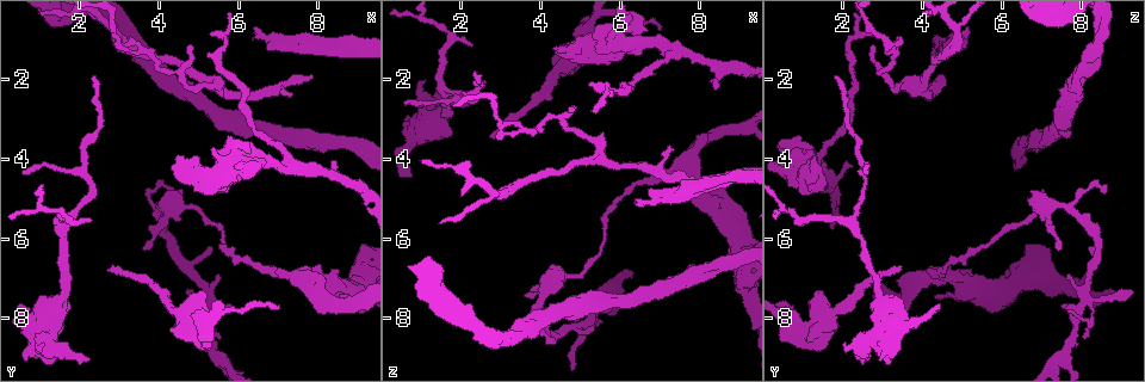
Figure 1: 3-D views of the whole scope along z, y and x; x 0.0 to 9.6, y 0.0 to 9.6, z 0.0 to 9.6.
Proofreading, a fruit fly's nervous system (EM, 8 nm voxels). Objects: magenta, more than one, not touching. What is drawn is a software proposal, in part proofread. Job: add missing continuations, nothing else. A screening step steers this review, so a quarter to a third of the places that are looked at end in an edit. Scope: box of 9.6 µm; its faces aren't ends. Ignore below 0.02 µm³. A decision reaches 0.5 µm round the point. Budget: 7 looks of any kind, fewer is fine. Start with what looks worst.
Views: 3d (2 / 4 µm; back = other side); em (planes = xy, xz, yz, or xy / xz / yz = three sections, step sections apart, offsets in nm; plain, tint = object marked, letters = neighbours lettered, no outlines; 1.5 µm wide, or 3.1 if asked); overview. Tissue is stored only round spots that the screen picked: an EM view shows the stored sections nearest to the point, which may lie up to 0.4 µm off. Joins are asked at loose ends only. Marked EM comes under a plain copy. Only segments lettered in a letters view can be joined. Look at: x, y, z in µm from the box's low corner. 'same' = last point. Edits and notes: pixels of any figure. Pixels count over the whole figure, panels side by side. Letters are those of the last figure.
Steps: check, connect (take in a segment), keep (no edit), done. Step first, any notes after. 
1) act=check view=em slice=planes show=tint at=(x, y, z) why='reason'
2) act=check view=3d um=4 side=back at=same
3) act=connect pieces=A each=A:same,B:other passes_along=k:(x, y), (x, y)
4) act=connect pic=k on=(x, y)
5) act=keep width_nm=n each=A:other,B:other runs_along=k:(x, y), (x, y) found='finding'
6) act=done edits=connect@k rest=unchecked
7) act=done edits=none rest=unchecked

act=check view=3d um=2 at=(2.20, 8.95, 2.55) why='branch stops here'

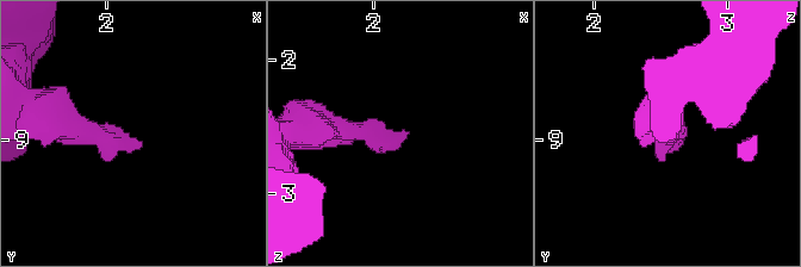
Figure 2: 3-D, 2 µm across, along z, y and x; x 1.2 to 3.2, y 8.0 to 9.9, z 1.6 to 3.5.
act=check view=em slice=xy step=8 show=letters at=(2.24, 9.00, 2.52)

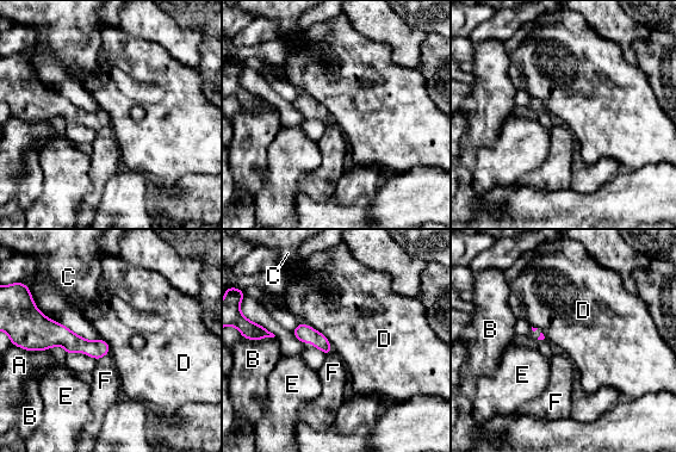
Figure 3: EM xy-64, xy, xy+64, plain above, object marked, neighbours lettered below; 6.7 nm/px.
act=check view=em slice=planes show=letters at=same

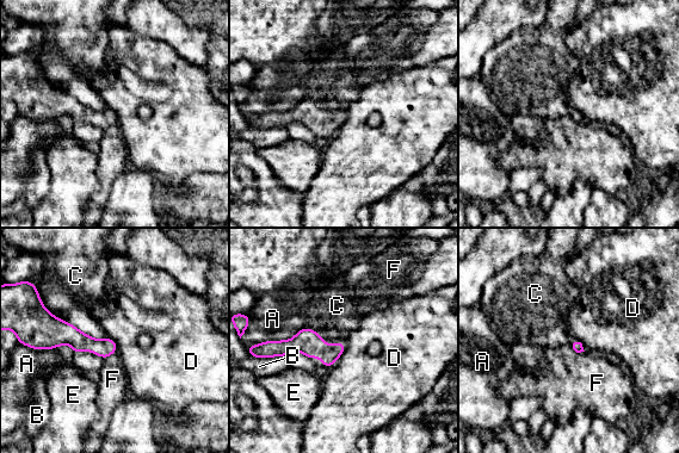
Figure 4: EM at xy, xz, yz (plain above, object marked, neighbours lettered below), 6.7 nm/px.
act=connect pieces=F longest_contact=A:300nm each=A:other,B:other,C:other,D:other,E:other,F:same passes_along=4:(79, 341), (107, 355), (112, 379) found='it goes on there'

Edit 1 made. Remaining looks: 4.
act=check view=3d um=4 side=back at=(4.30, 4.90, 8.60) why='branch stops here'

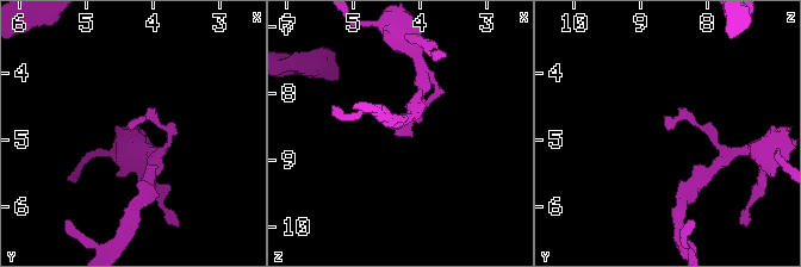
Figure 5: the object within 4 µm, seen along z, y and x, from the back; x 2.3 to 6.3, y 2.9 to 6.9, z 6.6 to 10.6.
act=check view=em slice=planes show=letters at=(4.30, 4.85, 8.60)

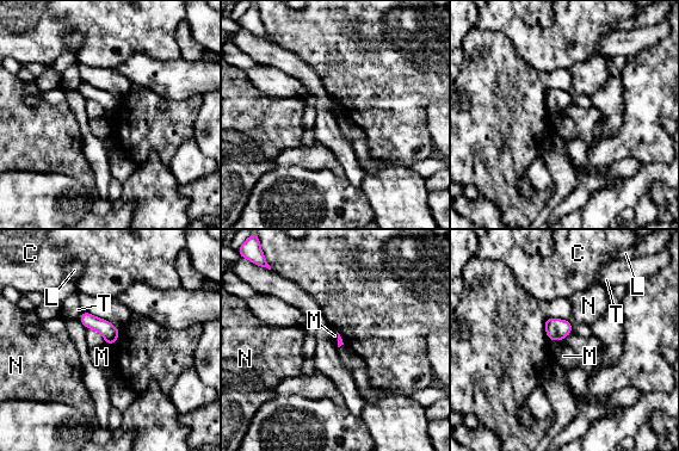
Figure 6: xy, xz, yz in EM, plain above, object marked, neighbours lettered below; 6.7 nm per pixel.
act=keep each=C:other,L:other,M:other,N:other,T:other border=6:(106, 343), (112, 346) found='no lettered segment goes on from it'

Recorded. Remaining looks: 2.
act=check view=em slice=planes show=tint at=(5.40, 1.00, 2.70) why='tapers out'

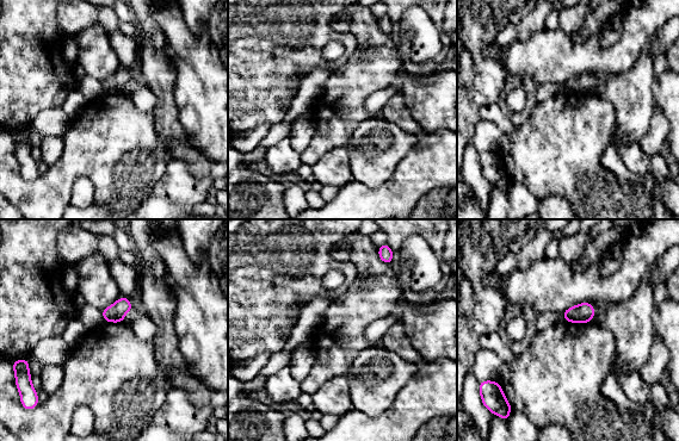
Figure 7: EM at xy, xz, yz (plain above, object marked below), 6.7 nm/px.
act=check view=em slice=planes show=letters at=same

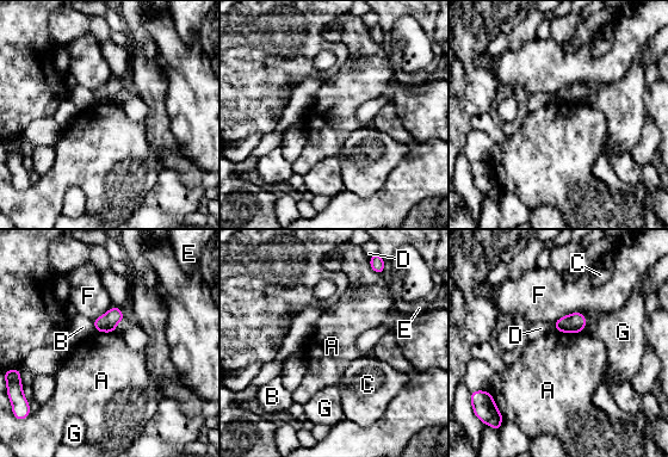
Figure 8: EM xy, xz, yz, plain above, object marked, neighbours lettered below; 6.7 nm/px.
act=keep longest_contact=F:220nm each=A:other,B:other,C:other,D:other,E:other,F:other,G:other border=8:(555, 328), (562, 332), (583, 331) found='no lettered segment goes on from it'

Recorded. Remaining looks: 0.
act=done edits=connect@4 rest=unchecked

